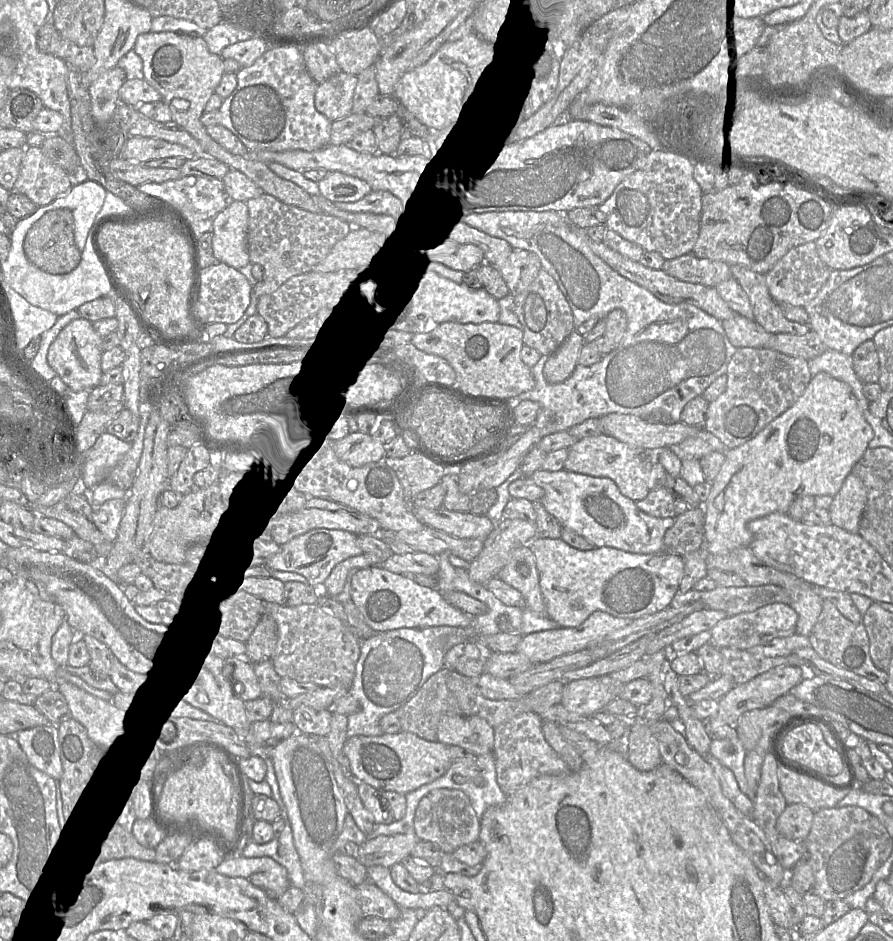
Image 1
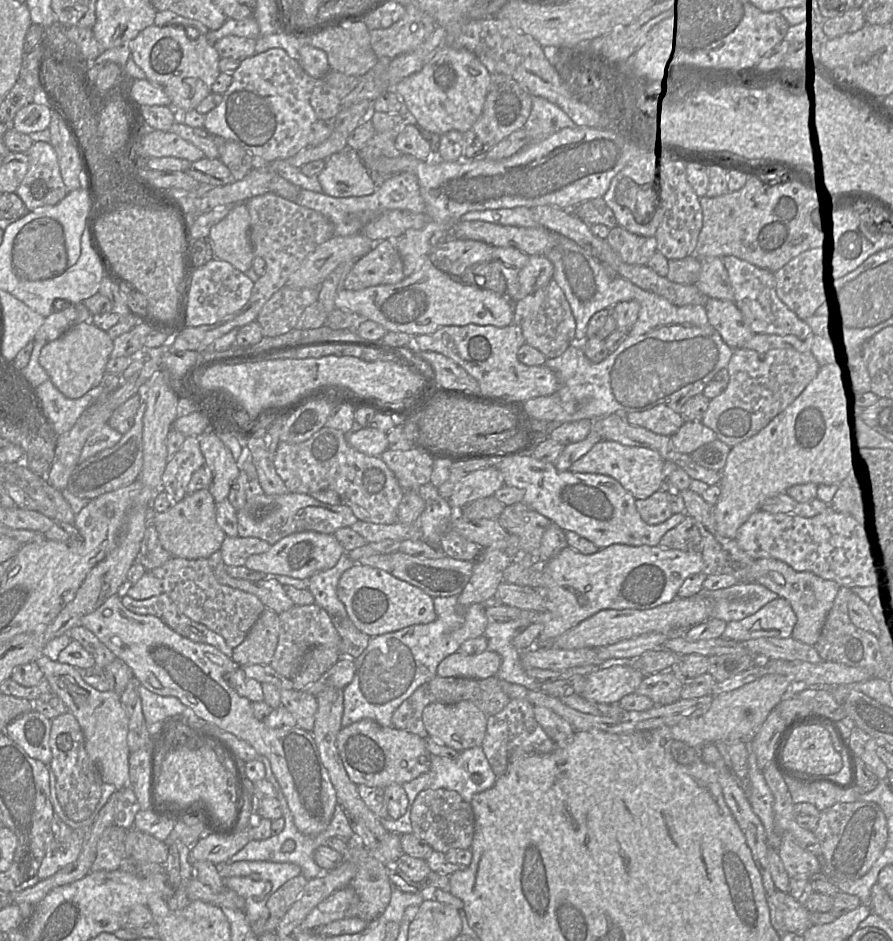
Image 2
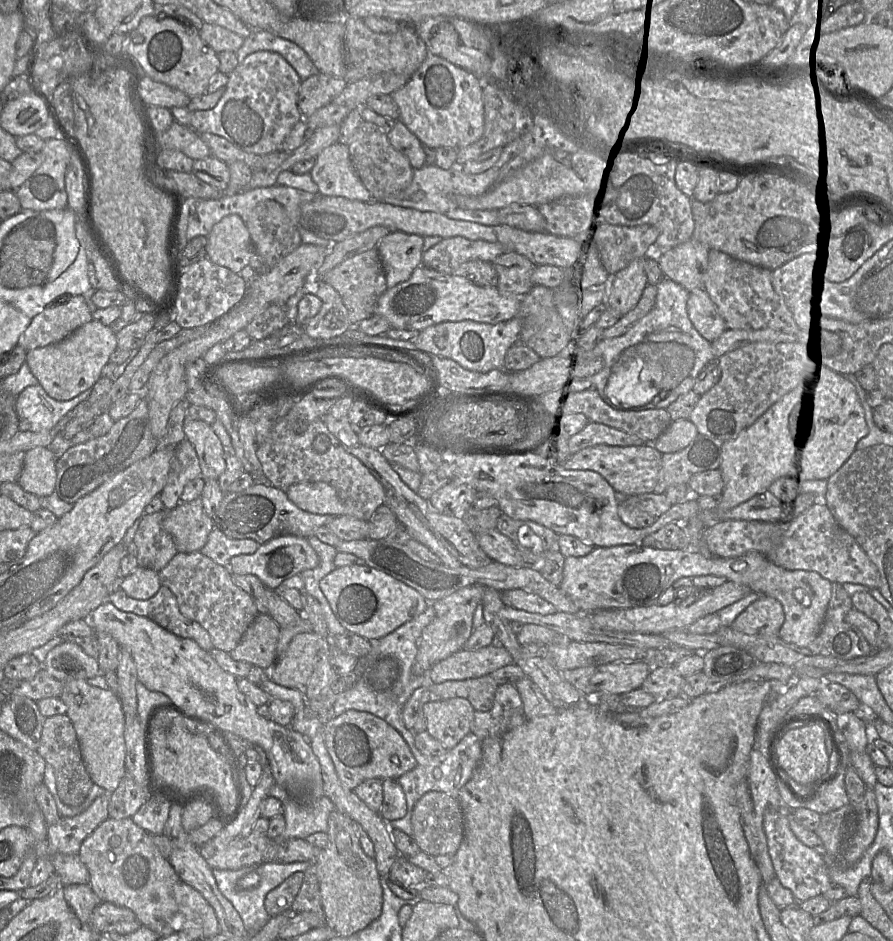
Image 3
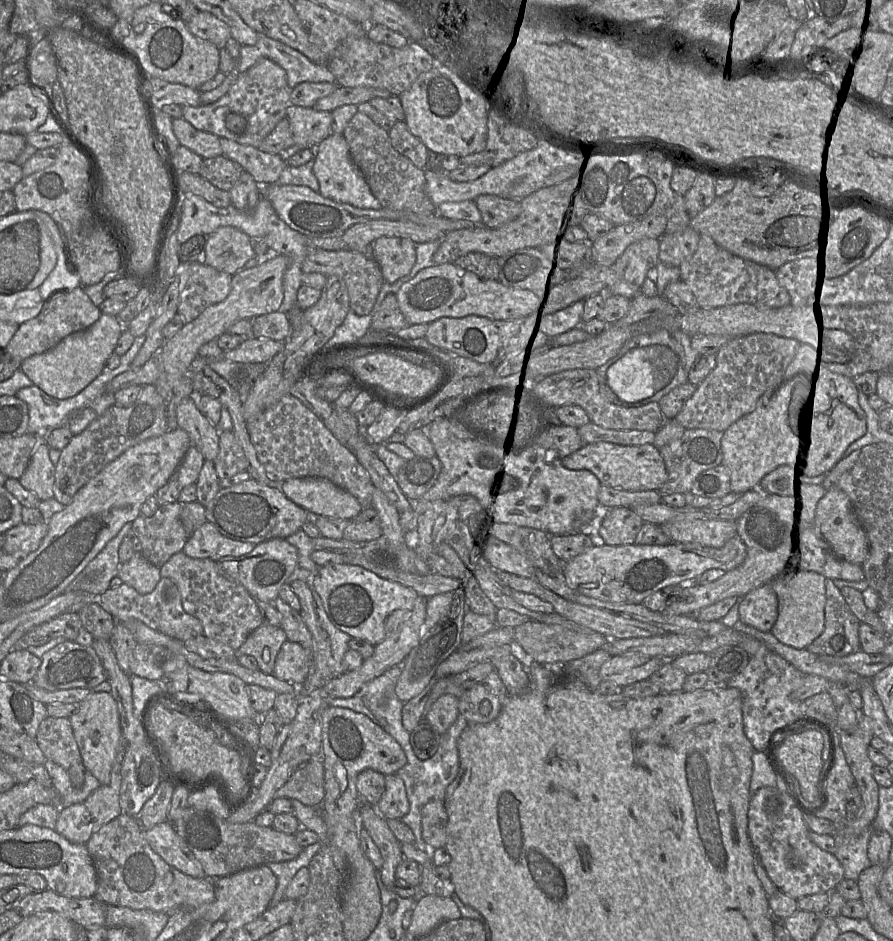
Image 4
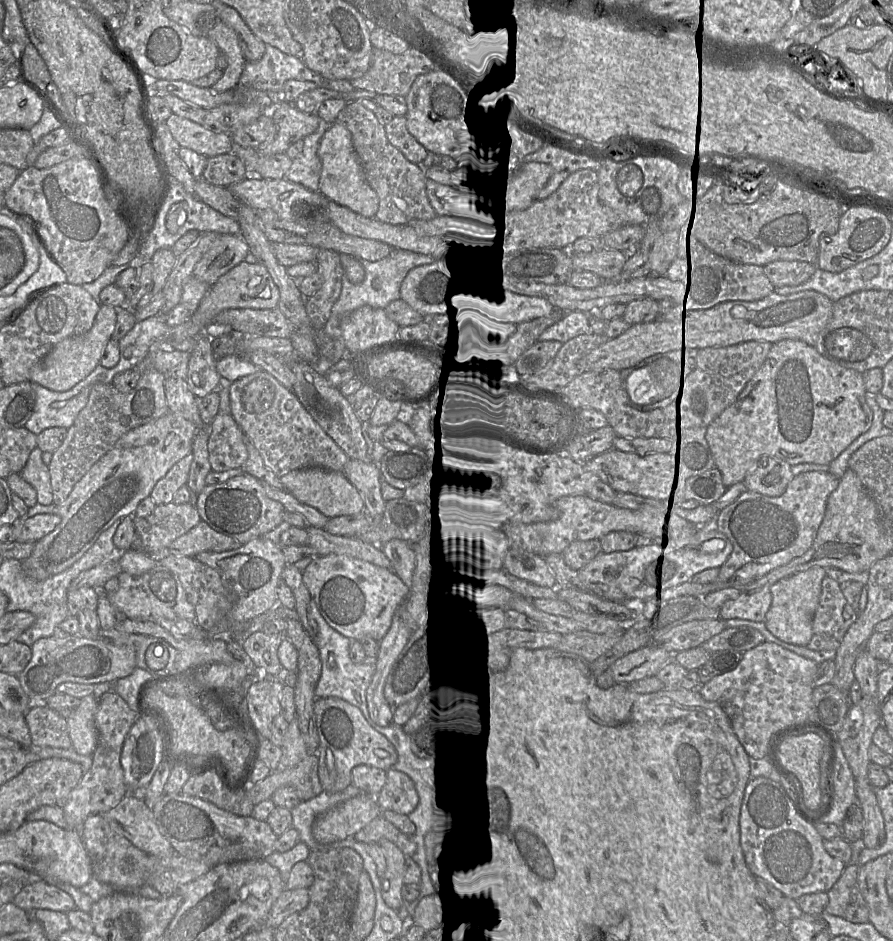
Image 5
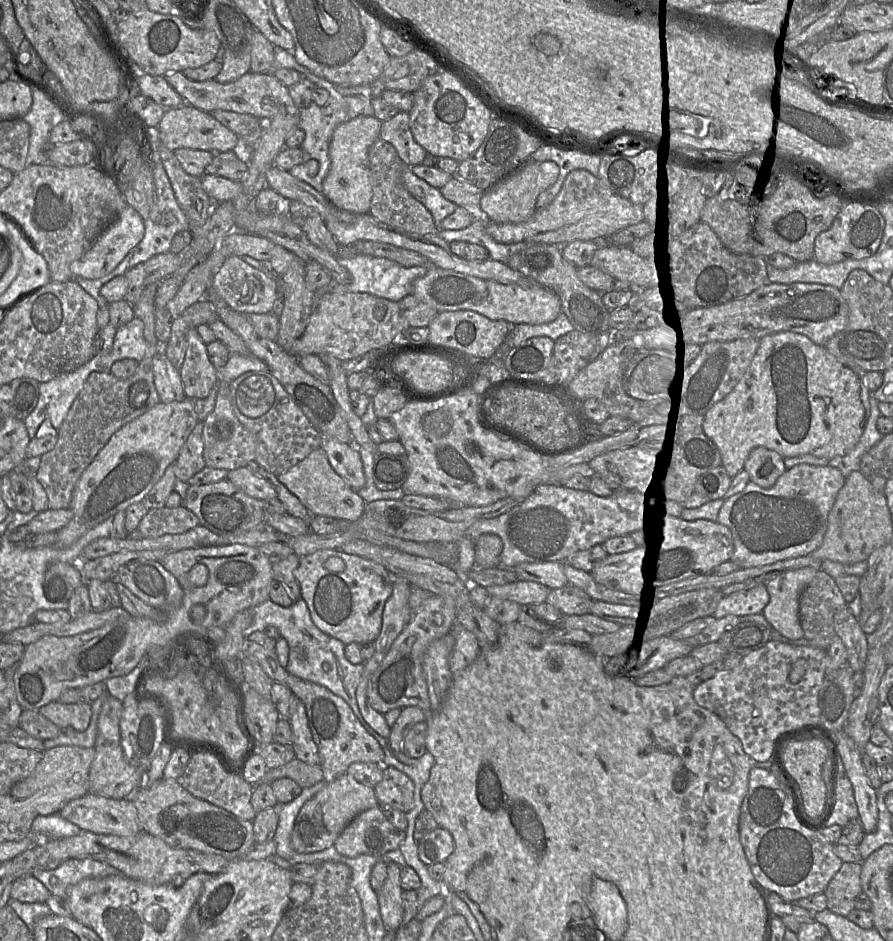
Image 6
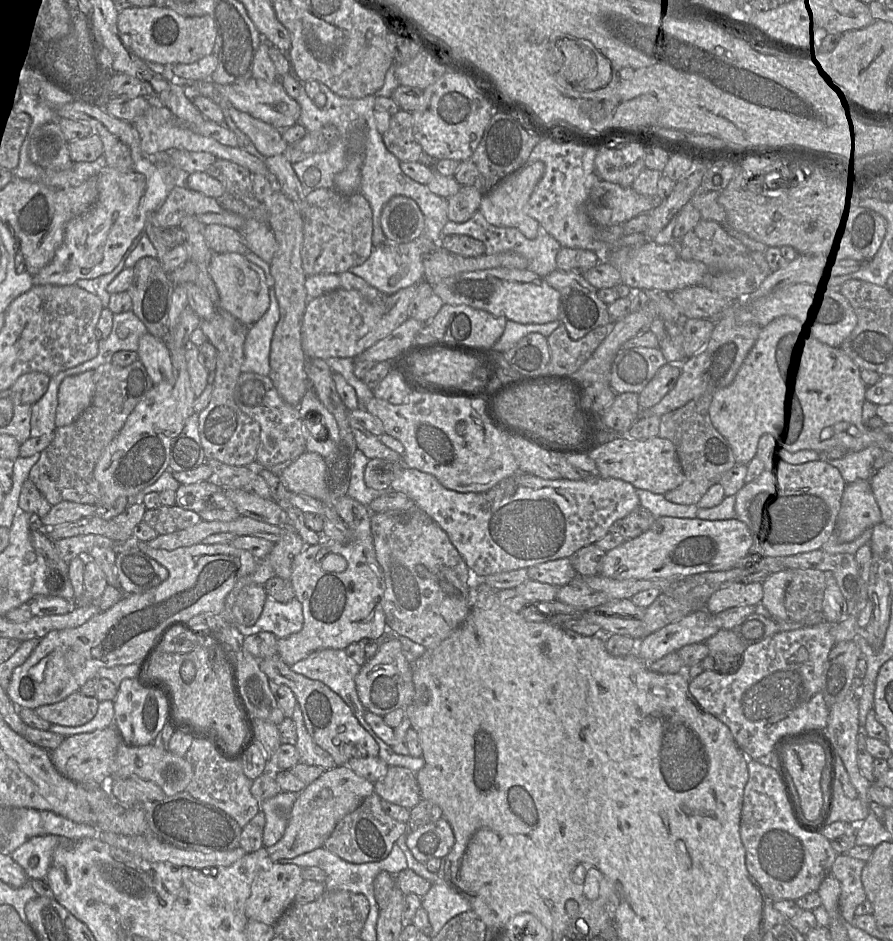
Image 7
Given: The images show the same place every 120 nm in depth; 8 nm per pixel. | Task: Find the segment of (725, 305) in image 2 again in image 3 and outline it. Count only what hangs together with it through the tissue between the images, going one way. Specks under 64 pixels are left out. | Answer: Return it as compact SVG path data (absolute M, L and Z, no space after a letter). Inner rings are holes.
M703 289L689 292L687 311L694 328L710 342L713 342L727 330L724 319Z

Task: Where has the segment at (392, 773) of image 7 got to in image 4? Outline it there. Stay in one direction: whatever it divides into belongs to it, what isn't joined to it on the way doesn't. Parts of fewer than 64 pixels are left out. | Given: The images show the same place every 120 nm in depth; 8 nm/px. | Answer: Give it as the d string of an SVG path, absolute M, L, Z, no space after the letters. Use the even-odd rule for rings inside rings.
M385 775L385 791L375 808L386 819L401 819L409 812L410 803L406 787L399 776Z

